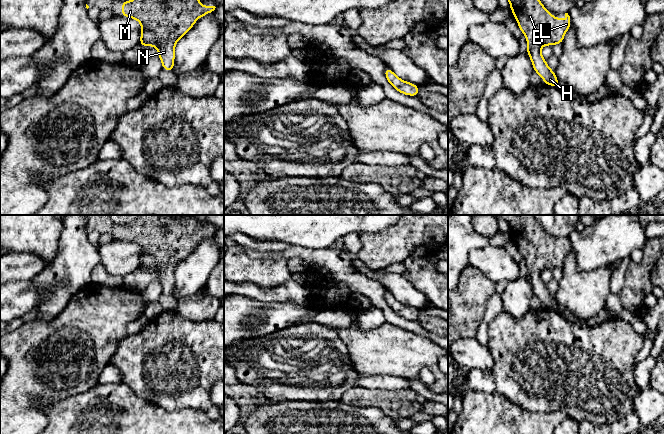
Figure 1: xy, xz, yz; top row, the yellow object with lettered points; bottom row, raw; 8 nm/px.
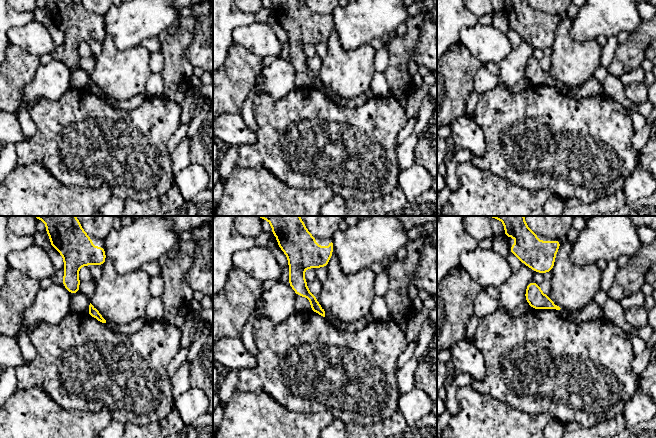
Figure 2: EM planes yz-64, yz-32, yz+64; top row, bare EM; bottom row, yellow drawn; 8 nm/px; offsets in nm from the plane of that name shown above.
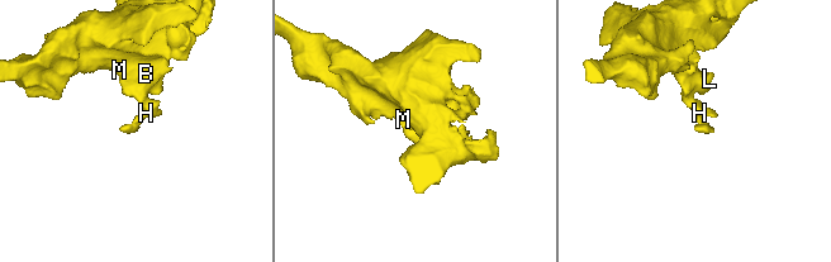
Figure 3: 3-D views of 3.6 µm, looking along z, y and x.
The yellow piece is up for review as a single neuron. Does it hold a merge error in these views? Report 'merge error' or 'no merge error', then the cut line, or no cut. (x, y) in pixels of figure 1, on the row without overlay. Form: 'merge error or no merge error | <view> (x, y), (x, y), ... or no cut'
no merge error | no cut

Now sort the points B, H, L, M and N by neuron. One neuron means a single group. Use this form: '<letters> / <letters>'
B H L M N

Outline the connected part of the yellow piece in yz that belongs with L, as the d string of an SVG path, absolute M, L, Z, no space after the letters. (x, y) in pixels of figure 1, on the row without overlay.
M493 215L497 219L505 219L510 226L510 234L514 237L514 242L518 246L519 252L522 257L527 262L527 278L530 280L530 283L533 288L534 296L538 297L545 308L549 310L558 311L560 306L553 294L551 294L546 284L541 280L541 271L543 269L555 269L562 268L563 262L566 255L571 251L570 240L568 237L565 237L565 242L563 245L558 243L557 237L554 238L556 243L554 244L550 238L550 235L547 234L540 226L534 215Z

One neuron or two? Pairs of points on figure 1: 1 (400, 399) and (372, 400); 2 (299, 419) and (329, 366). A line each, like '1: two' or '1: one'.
1: one
2: two

